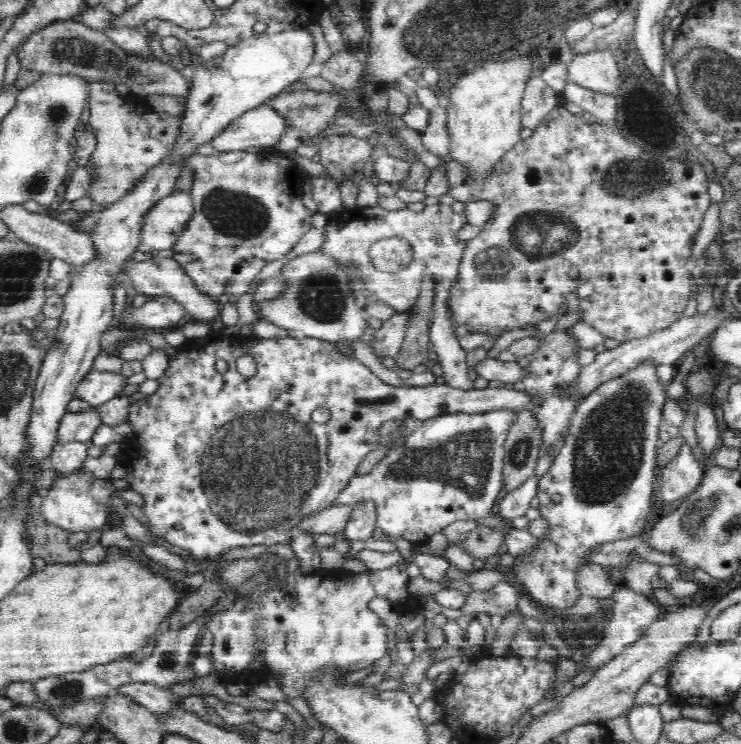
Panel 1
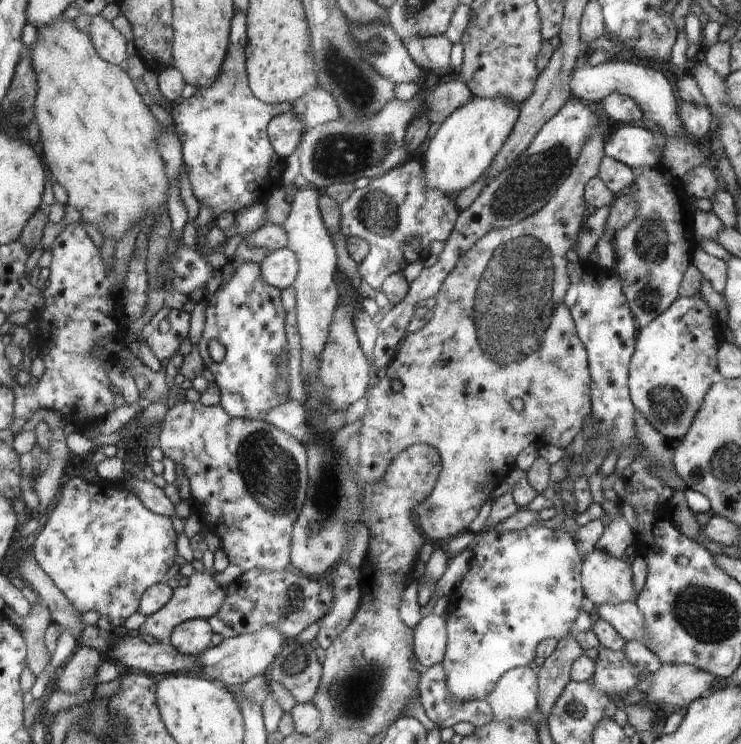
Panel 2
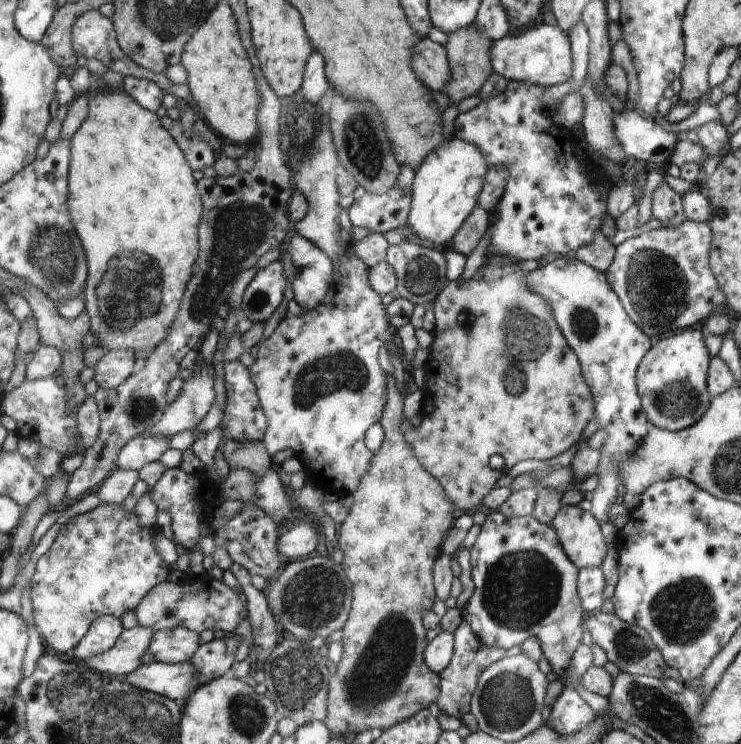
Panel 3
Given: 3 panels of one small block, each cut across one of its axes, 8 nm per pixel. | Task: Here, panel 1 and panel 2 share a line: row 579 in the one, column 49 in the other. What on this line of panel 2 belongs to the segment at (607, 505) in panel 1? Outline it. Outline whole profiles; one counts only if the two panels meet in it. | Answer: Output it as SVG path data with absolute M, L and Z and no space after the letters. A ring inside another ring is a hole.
M74 476L64 486L62 498L45 517L31 544L40 565L78 611L84 615L94 611L107 616L113 628L125 626L132 614L141 611L148 590L168 581L168 572L180 555L172 517L153 512L137 493L123 487L104 478L99 482L86 482Z

